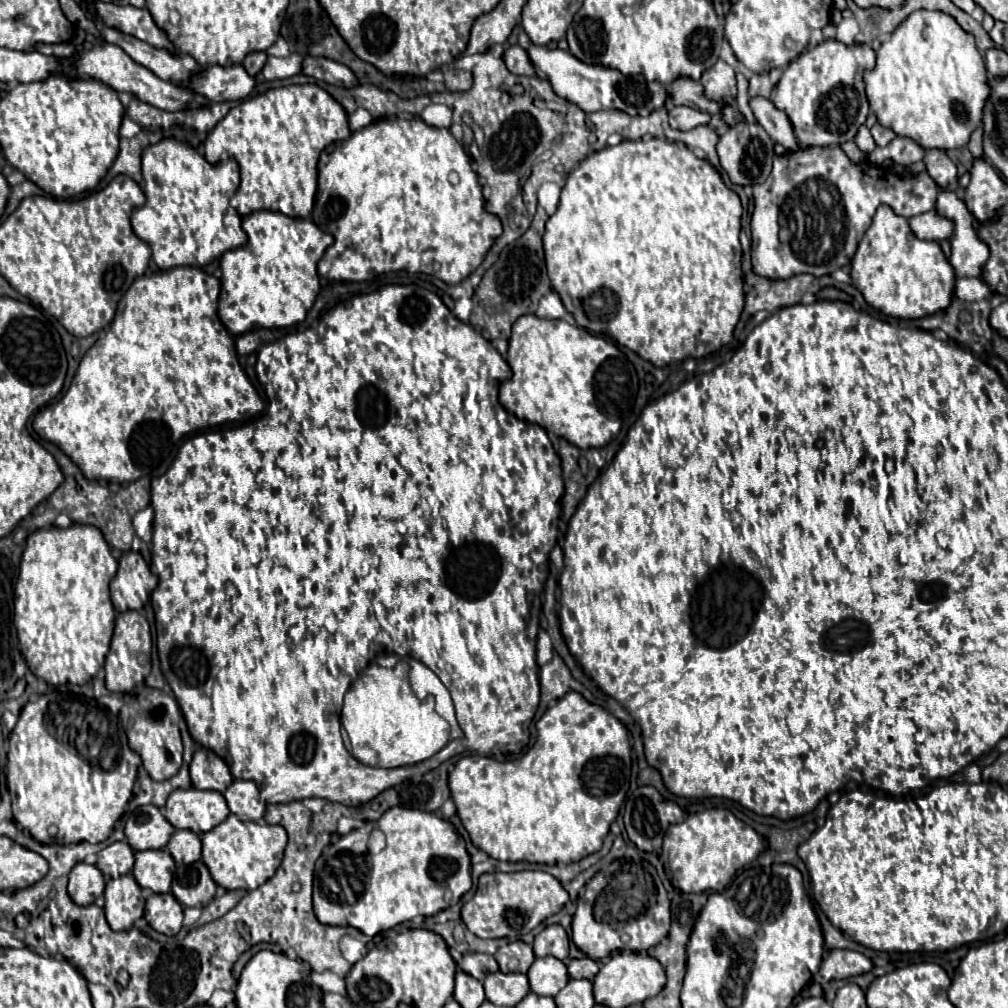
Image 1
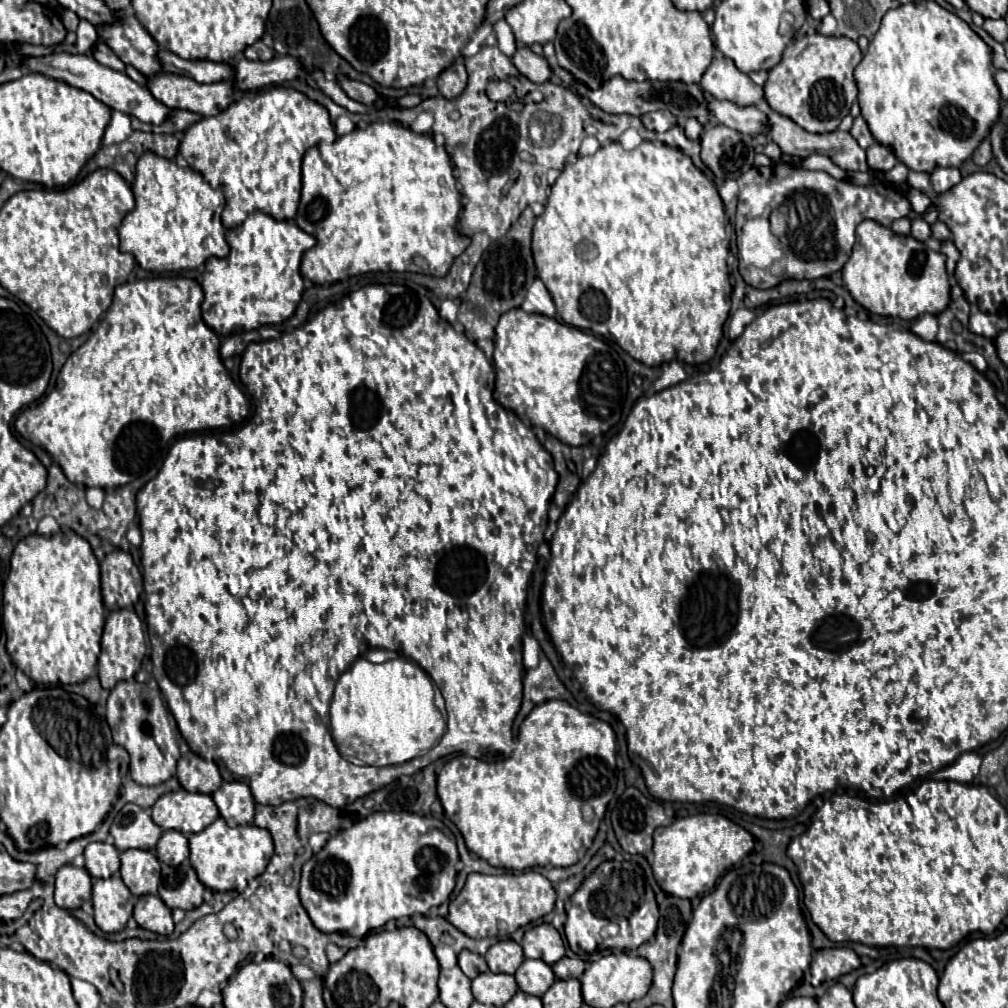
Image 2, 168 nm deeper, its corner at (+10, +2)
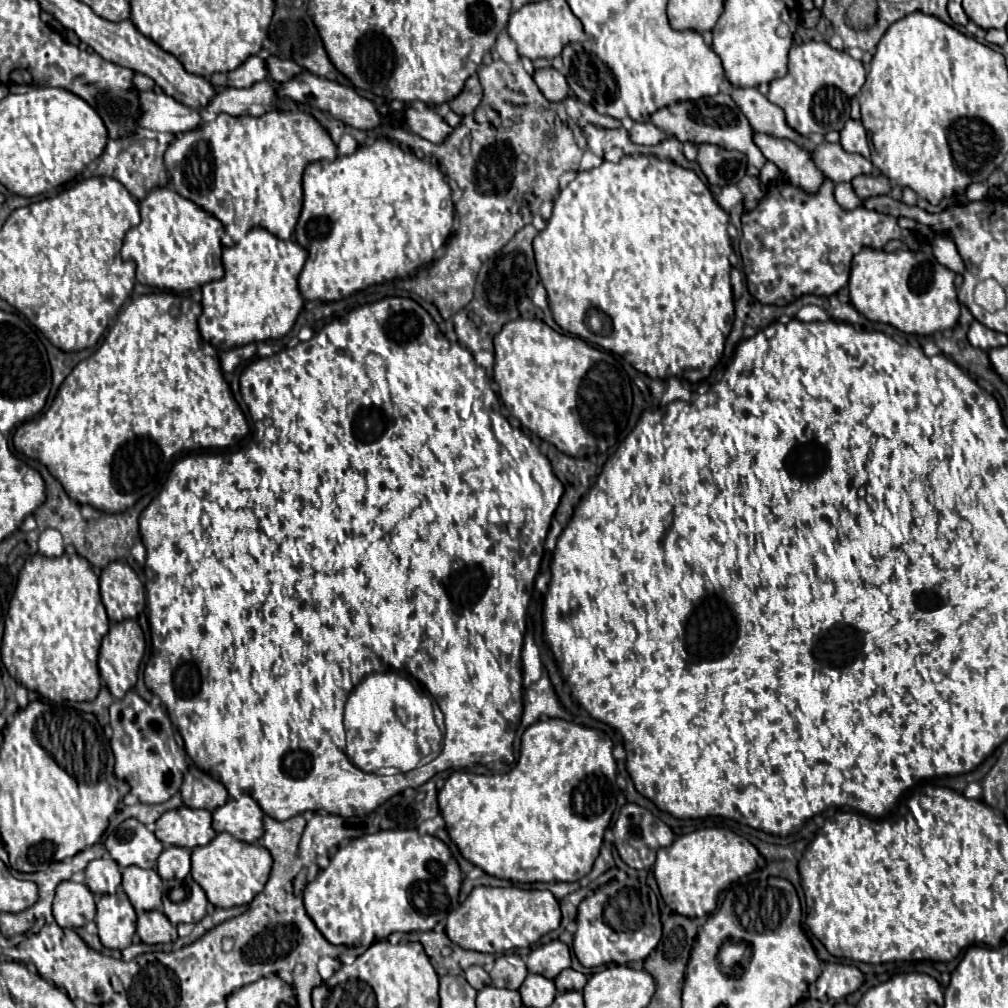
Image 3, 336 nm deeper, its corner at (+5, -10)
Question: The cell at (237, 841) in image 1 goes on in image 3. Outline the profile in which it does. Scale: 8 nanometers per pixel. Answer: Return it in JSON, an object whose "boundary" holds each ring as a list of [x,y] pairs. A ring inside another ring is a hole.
{"boundary":[[[228,832],[218,834],[210,844],[192,850],[192,878],[202,886],[208,900],[218,908],[232,908],[250,904],[268,882],[272,856],[262,846],[246,844]]]}

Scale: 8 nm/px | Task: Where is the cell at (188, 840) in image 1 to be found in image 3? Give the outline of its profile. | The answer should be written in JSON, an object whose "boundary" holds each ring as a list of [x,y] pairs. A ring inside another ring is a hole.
{"boundary":[[[166,846],[158,856],[158,874],[162,880],[182,880],[190,872],[190,850],[178,846]]]}

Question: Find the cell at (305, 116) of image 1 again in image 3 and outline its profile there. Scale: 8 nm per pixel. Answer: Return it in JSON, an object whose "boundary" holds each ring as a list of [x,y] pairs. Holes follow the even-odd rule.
{"boundary":[[[272,110],[272,112],[266,112],[264,116],[230,116],[230,114],[218,114],[216,120],[212,122],[206,122],[202,128],[198,130],[192,130],[192,132],[184,132],[184,134],[178,134],[174,138],[174,142],[168,146],[166,154],[164,154],[164,166],[168,170],[168,176],[170,176],[170,188],[176,190],[182,198],[194,202],[198,208],[202,208],[204,212],[212,214],[214,218],[218,218],[224,226],[224,236],[222,236],[222,244],[224,246],[234,246],[242,236],[246,236],[246,232],[250,232],[252,228],[264,228],[268,230],[270,234],[274,234],[276,238],[280,240],[290,240],[292,234],[294,234],[294,228],[296,228],[296,222],[298,222],[298,216],[300,216],[300,210],[302,210],[302,172],[304,168],[310,164],[310,162],[318,162],[318,160],[336,160],[338,158],[338,152],[336,152],[336,146],[332,142],[332,138],[328,136],[328,132],[318,124],[318,120],[306,112],[300,112],[300,110],[288,110],[288,112],[280,112],[280,110]]]}

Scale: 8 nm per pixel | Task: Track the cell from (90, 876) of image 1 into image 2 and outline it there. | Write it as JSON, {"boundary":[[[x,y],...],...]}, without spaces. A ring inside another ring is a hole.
{"boundary":[[[65,864],[55,878],[55,904],[65,910],[79,908],[91,898],[91,876],[85,868]]]}

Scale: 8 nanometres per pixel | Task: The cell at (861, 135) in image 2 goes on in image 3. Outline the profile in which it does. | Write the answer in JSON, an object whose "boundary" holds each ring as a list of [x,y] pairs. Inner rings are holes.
{"boundary":[[[848,120],[844,128],[840,130],[840,146],[850,152],[850,154],[860,154],[864,158],[870,156],[870,146],[868,146],[868,136],[860,120]]]}

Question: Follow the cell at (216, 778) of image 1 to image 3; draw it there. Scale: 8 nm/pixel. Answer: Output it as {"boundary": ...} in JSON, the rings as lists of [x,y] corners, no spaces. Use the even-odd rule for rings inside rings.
{"boundary":[[[190,766],[188,774],[184,776],[180,794],[188,808],[204,808],[210,812],[220,808],[228,800],[226,788],[196,766]]]}

